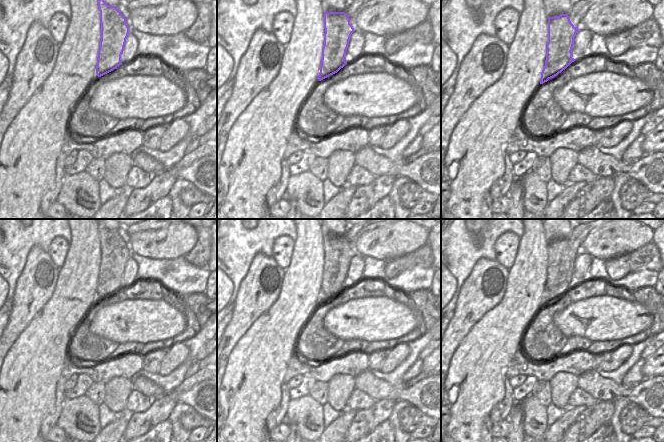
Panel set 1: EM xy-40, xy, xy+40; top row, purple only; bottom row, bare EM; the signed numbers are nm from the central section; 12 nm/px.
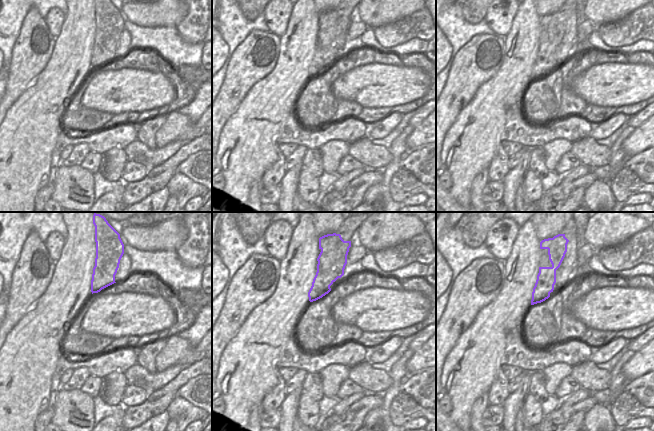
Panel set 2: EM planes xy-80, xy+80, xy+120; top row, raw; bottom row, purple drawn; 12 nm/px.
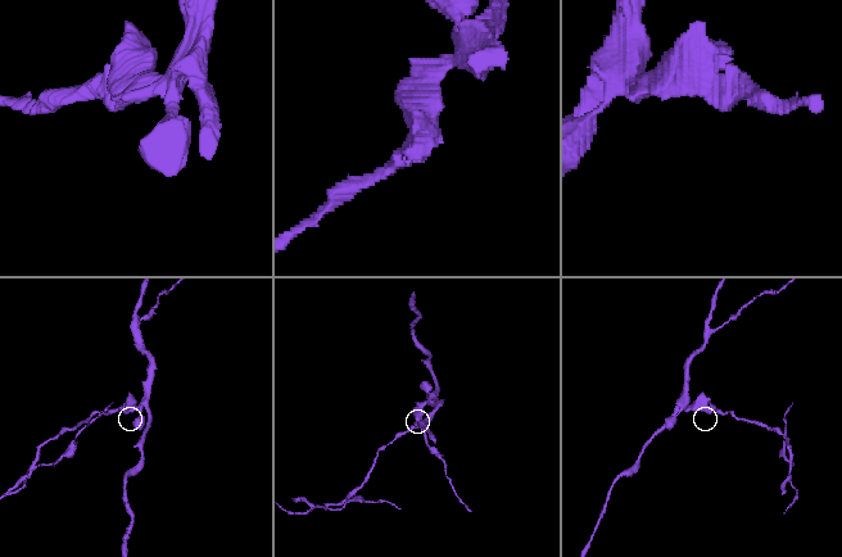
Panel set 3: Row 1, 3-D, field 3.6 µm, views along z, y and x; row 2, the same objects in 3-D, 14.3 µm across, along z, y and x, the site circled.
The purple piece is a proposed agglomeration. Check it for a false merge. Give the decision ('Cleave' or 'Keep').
Cleave

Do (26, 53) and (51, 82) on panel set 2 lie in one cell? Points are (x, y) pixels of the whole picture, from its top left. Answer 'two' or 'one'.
two

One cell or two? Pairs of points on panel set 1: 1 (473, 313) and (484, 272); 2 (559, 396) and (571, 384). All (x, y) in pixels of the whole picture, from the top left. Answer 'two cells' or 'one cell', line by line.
1: one cell
2: one cell

